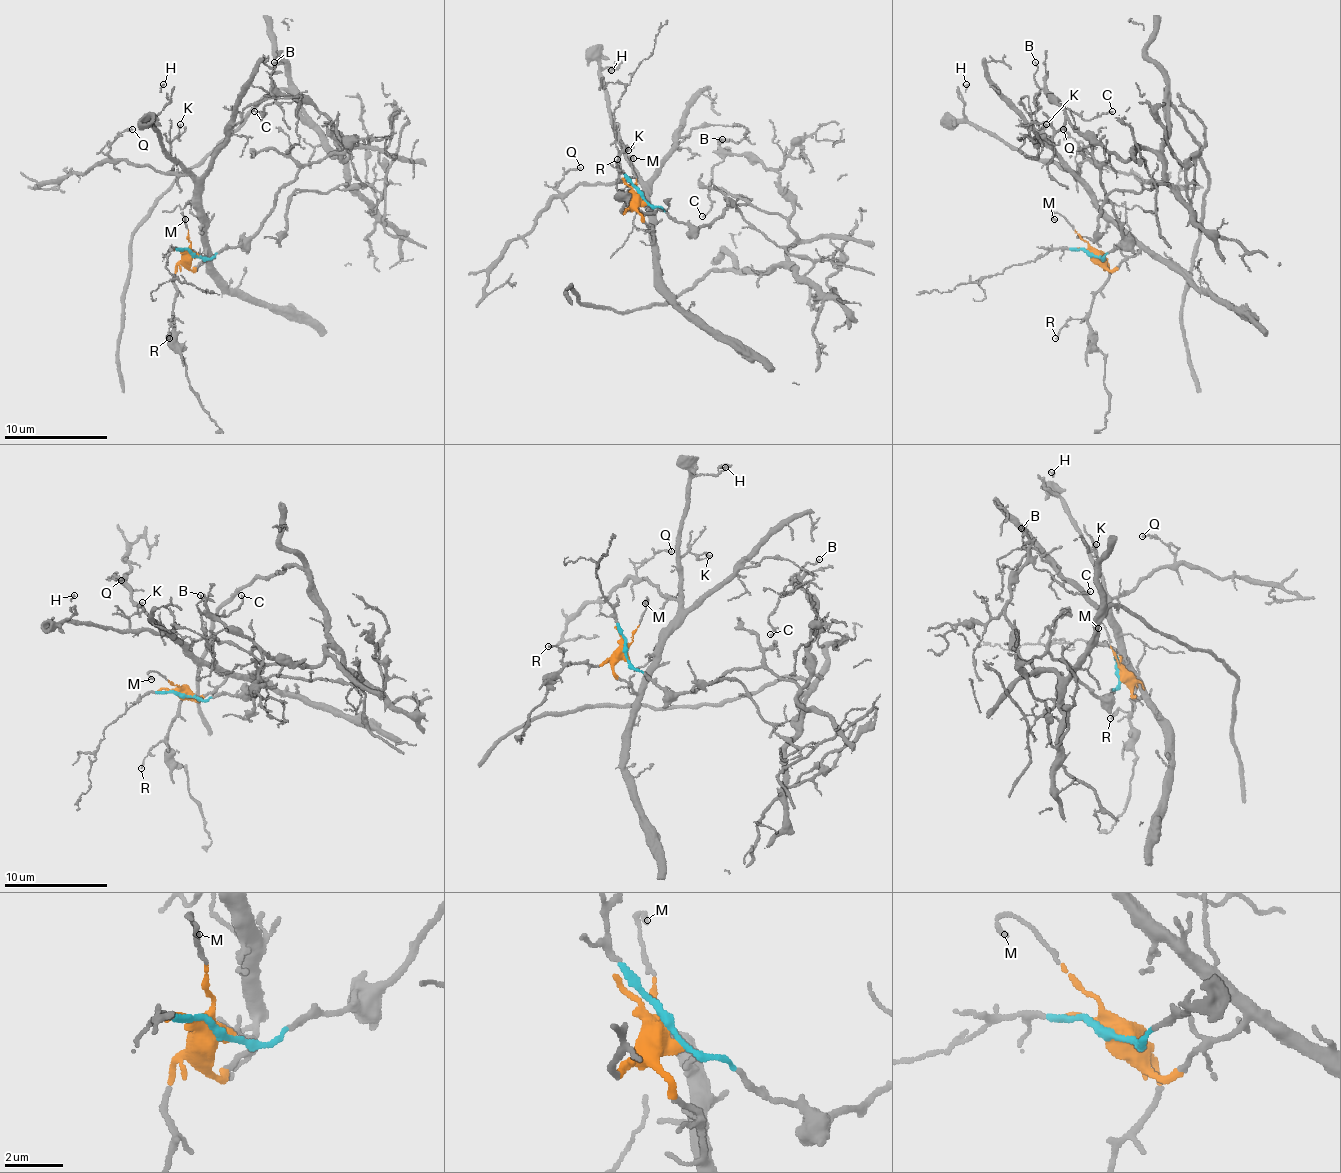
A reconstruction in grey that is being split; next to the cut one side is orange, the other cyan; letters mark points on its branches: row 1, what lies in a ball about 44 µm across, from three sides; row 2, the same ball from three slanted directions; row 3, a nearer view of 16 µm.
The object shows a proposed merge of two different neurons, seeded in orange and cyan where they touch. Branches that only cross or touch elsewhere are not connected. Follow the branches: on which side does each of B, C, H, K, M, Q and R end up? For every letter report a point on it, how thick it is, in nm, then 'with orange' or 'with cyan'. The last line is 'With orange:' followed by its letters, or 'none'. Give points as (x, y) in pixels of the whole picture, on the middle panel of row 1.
B: place (722, 139); calibre 140 nm; with cyan
C: place (702, 216); calibre 110 nm; with cyan
H: place (611, 70); calibre 130 nm; with orange
K: place (628, 150); calibre 160 nm; with orange
M: place (633, 158); calibre 130 nm; with orange
Q: place (580, 167); calibre 150 nm; with orange
R: place (617, 159); calibre 120 nm; with orange
With orange: H, K, M, Q, R

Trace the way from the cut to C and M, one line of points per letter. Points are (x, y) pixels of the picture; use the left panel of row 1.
C: (192, 254), (211, 259), (244, 243), (296, 174), (345, 148), (311, 104), (275, 96), (260, 119), (254, 112)
M: (192, 254), (185, 220)

